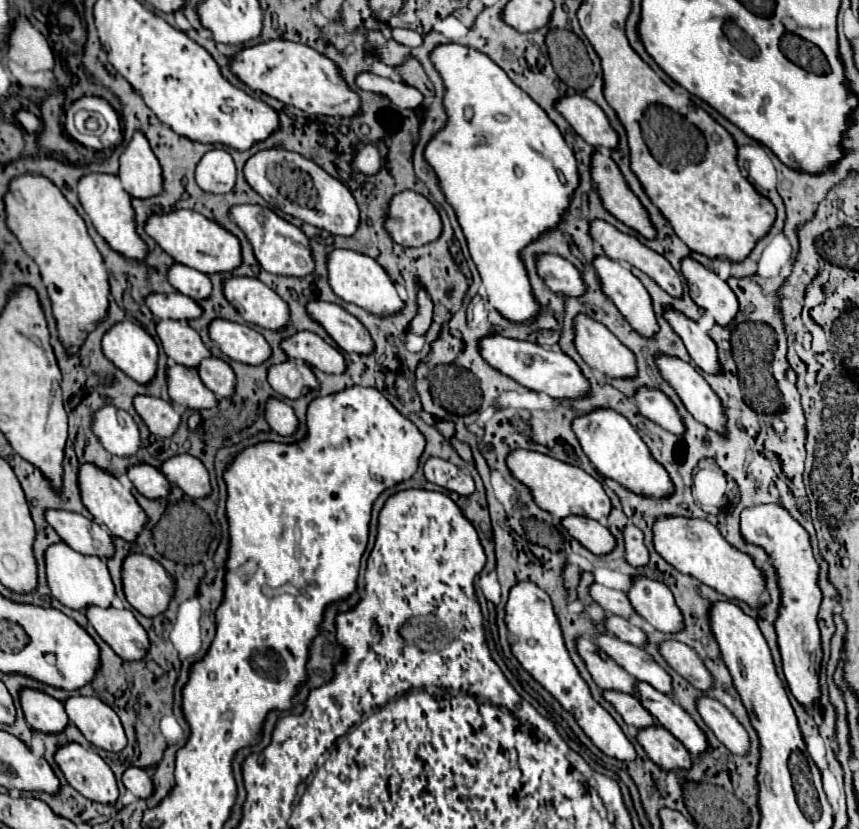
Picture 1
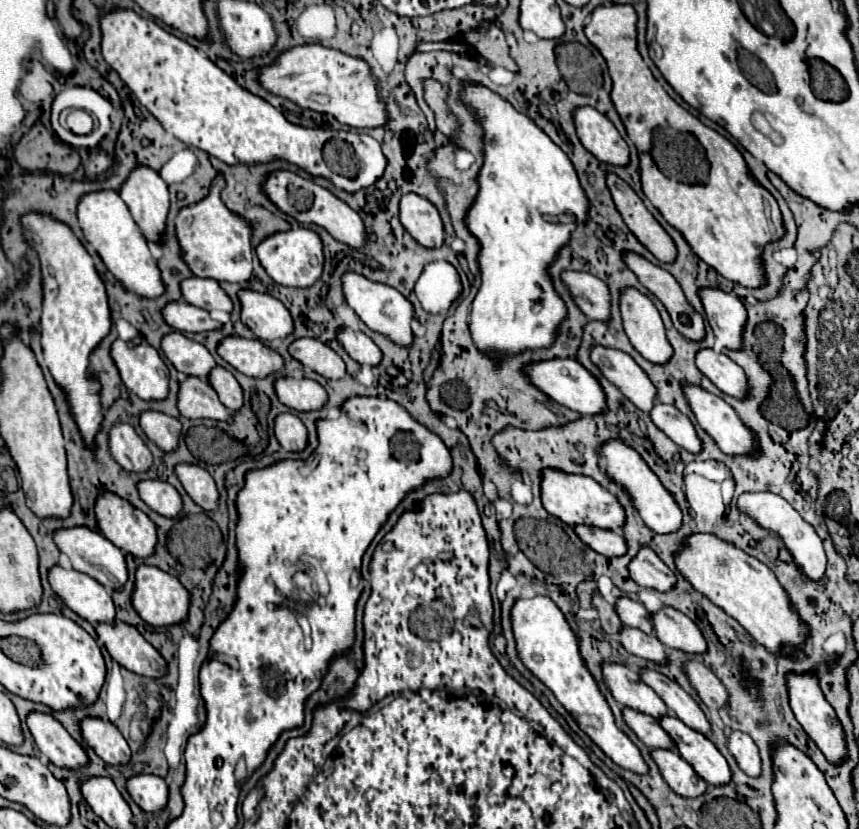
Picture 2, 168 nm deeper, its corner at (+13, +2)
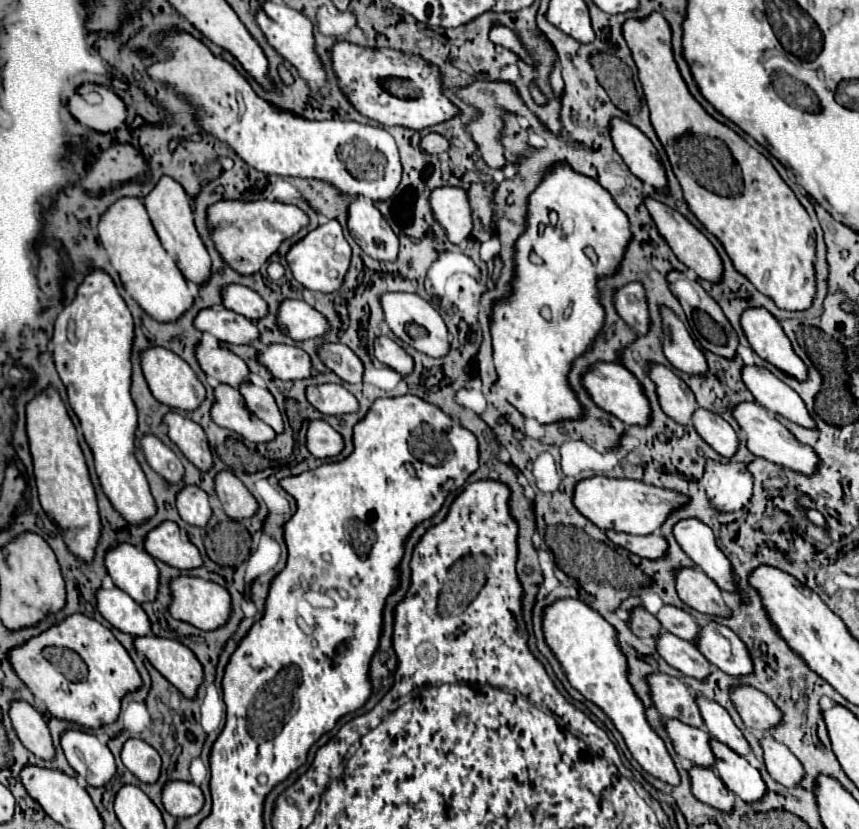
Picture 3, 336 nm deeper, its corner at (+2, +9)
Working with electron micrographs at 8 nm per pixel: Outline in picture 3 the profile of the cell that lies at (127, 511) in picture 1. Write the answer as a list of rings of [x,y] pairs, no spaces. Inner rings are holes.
[[[163,522],[159,528],[149,532],[145,550],[153,558],[179,570],[193,570],[203,566],[201,552],[193,542],[181,540],[181,532],[175,522]]]

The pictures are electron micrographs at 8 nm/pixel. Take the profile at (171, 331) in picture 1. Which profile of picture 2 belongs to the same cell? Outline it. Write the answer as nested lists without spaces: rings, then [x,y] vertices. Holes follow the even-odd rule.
[[[172,331],[162,337],[162,351],[166,359],[176,367],[176,371],[184,375],[206,377],[216,365],[204,345],[184,337],[178,331]]]

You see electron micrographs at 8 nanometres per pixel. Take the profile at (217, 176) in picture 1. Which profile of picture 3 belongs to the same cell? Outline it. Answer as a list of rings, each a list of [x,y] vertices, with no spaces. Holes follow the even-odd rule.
[[[221,200],[209,206],[207,220],[219,254],[239,274],[259,272],[261,264],[265,264],[267,258],[273,252],[277,252],[277,248],[287,238],[293,238],[303,226],[309,224],[309,216],[301,208],[271,200],[257,200],[257,202]]]

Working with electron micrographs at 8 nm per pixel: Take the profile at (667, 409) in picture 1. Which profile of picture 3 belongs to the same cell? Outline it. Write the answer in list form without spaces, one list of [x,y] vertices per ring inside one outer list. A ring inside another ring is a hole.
[[[697,408],[693,414],[693,426],[699,432],[699,436],[721,456],[731,458],[739,448],[739,436],[731,428],[727,420],[723,420],[719,414]]]

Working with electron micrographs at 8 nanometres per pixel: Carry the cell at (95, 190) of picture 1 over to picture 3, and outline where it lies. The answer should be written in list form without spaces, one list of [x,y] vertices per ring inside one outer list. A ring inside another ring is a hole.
[[[139,198],[117,200],[99,222],[99,238],[107,250],[111,266],[117,270],[123,288],[157,322],[177,322],[195,302],[189,282],[163,250],[153,230],[149,214]]]

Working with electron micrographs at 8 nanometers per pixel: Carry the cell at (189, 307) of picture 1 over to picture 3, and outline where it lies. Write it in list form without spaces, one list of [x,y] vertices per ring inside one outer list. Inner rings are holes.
[[[223,306],[201,310],[199,316],[195,318],[195,326],[201,332],[209,332],[219,342],[227,342],[227,344],[253,344],[261,338],[253,322]]]

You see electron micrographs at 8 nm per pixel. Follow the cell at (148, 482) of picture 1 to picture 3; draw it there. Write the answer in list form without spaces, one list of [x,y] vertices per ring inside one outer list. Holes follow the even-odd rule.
[[[185,486],[177,496],[177,510],[181,518],[193,526],[207,526],[213,510],[205,490],[197,486]]]

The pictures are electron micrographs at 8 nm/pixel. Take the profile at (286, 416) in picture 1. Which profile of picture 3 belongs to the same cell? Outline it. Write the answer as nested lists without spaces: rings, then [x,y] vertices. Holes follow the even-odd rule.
[[[325,420],[309,422],[307,430],[307,448],[317,458],[335,458],[341,454],[345,442],[343,436],[333,430]]]

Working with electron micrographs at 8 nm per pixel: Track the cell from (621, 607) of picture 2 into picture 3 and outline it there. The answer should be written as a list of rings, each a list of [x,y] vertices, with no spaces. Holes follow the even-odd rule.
[[[663,606],[663,608],[659,610],[659,614],[657,614],[657,620],[661,622],[661,626],[663,626],[667,632],[671,632],[671,634],[683,638],[683,640],[697,642],[697,638],[699,638],[701,626],[699,626],[697,620],[695,620],[689,612],[685,612],[685,610],[679,610],[679,608],[675,608],[675,606]]]

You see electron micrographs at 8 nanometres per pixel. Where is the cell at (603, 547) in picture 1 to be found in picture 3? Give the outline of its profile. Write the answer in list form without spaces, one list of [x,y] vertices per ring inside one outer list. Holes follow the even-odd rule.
[[[609,530],[607,532],[609,540],[615,542],[617,546],[641,556],[641,558],[647,558],[647,560],[657,560],[657,558],[663,558],[667,554],[667,540],[665,540],[665,534],[661,530],[649,534],[649,536],[633,536],[633,534],[619,534],[619,532],[613,532]]]

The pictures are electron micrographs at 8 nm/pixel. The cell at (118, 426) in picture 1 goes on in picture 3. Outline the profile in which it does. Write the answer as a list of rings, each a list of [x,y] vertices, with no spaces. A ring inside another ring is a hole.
[[[147,434],[141,440],[141,444],[143,444],[143,452],[147,456],[149,466],[159,476],[163,476],[165,482],[177,484],[179,480],[183,480],[183,474],[185,474],[183,464],[181,464],[181,460],[175,456],[175,452],[169,446],[165,446],[157,436],[151,436],[151,434]]]

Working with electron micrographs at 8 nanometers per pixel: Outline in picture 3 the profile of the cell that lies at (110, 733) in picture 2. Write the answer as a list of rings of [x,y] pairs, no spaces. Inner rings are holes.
[[[127,740],[121,750],[123,764],[141,782],[155,784],[161,774],[161,756],[143,740]]]

